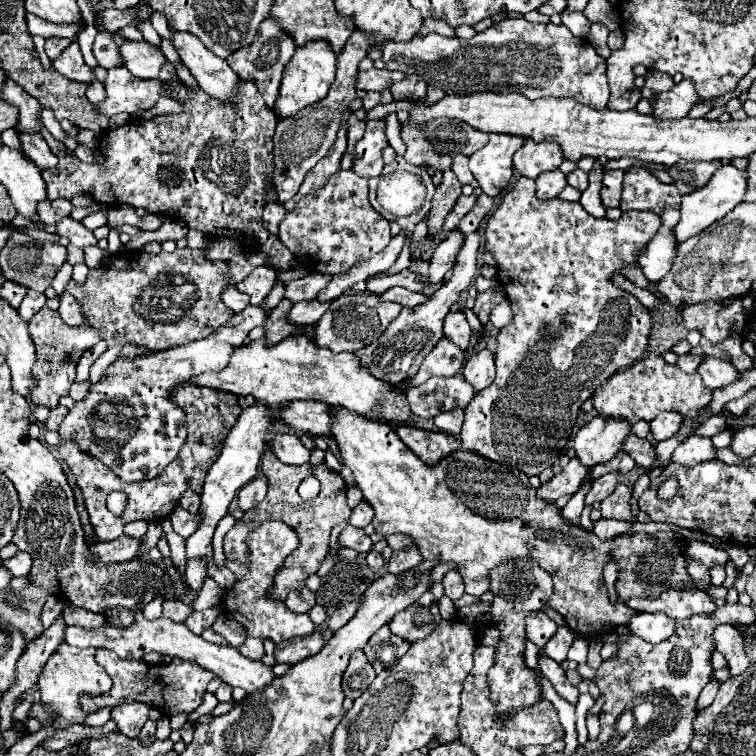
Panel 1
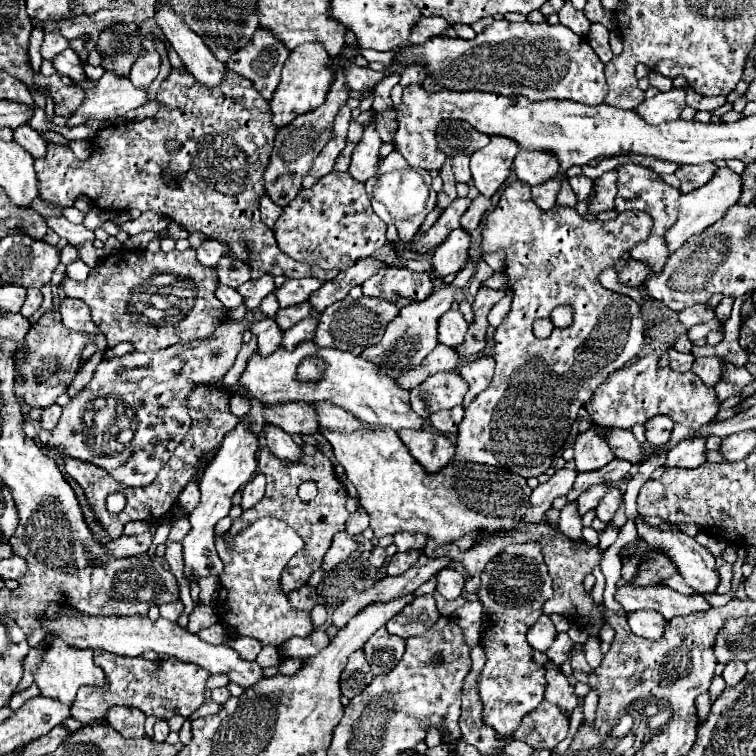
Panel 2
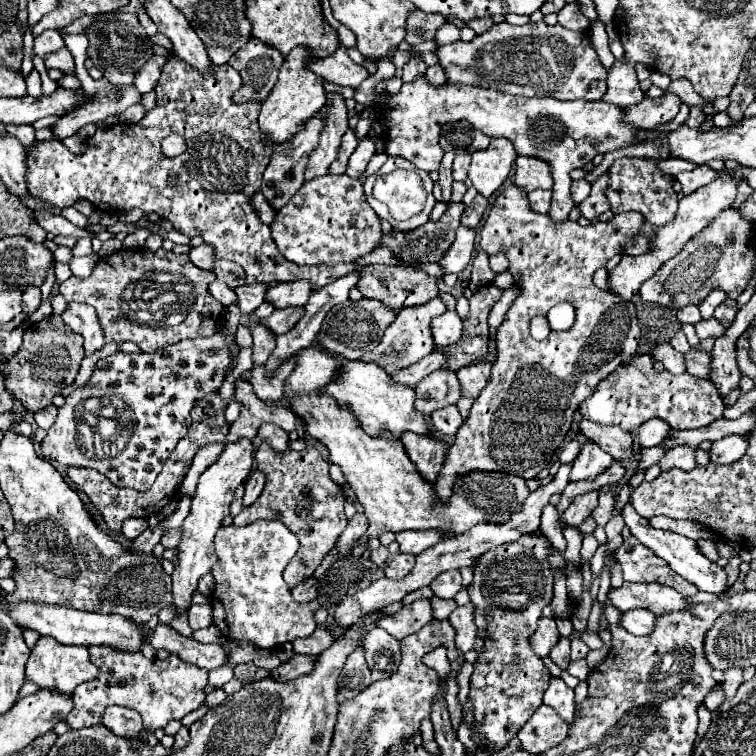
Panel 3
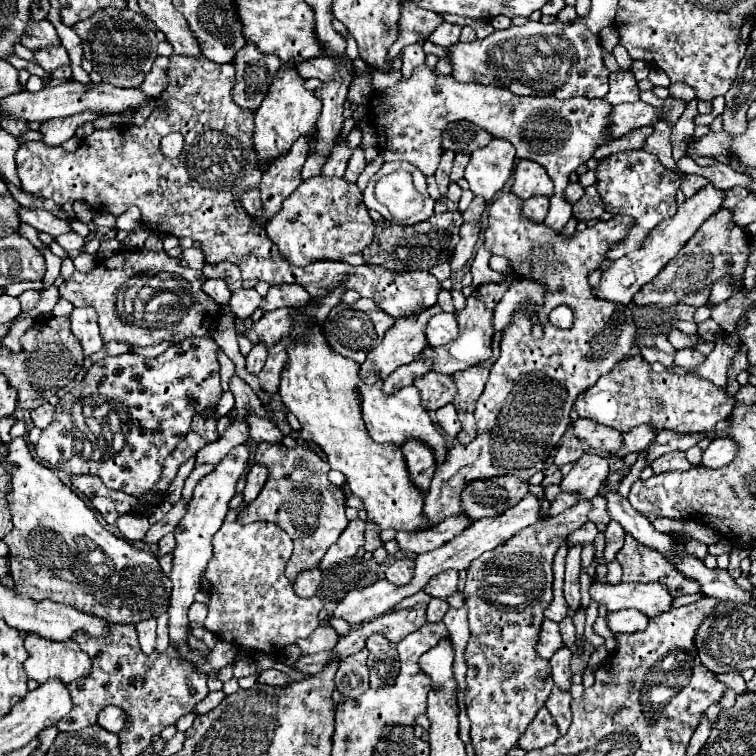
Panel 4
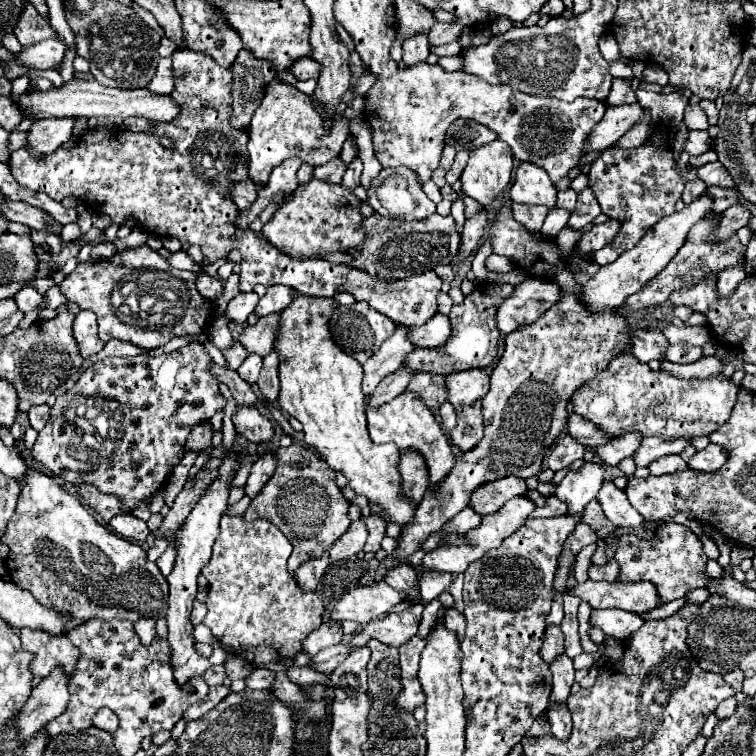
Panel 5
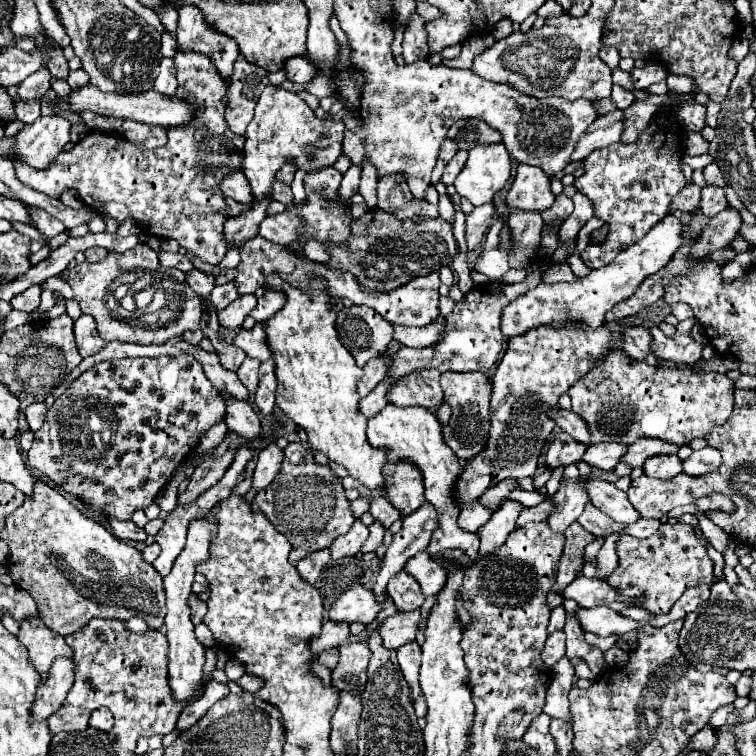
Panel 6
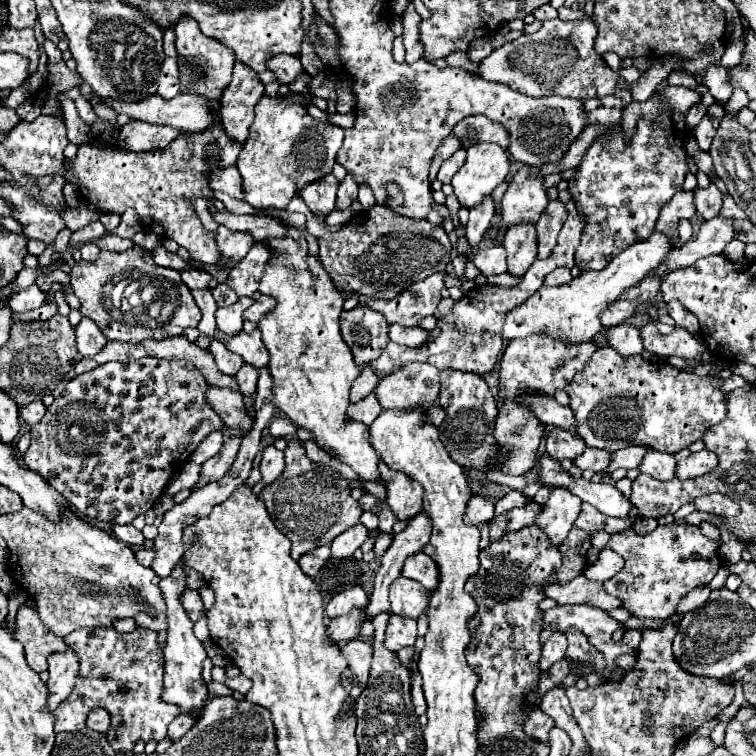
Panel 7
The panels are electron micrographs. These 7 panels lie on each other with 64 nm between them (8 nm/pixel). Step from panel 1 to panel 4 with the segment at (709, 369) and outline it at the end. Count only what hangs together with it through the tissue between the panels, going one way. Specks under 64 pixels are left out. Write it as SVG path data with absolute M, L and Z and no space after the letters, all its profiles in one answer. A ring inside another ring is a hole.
M686 348L686 350L678 350L676 352L676 364L686 368L688 372L696 372L698 366L704 362L704 358L706 356L702 352L694 350L694 348Z

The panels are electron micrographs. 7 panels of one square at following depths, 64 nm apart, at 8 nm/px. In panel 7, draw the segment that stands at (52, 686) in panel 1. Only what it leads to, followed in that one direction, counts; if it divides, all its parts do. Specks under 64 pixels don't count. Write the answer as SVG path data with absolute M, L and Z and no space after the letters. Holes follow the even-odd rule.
M20 606L16 616L14 638L24 644L24 654L34 672L44 672L48 668L48 656L54 652L66 652L68 646L62 638L54 636L36 616L36 610Z

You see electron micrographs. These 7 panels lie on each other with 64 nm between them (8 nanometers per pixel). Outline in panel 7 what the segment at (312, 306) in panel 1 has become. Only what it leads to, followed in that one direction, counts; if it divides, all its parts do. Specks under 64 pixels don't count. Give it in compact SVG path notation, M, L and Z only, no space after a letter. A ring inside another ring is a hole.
M256 328L252 334L248 334L248 332L242 330L240 334L232 336L232 338L226 342L226 348L228 348L230 352L240 354L240 356L244 358L244 362L254 364L256 368L268 364L268 350L264 348L262 334L260 334L258 328Z

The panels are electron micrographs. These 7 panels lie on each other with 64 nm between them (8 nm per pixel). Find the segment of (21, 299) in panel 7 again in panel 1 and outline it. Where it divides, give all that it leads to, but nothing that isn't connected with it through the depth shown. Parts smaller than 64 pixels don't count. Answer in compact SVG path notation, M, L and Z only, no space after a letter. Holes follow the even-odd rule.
M30 290L30 292L24 296L24 300L22 300L18 312L20 312L20 316L28 322L28 320L30 320L30 318L32 318L44 304L46 304L46 296L44 296L42 292L34 292L34 290Z

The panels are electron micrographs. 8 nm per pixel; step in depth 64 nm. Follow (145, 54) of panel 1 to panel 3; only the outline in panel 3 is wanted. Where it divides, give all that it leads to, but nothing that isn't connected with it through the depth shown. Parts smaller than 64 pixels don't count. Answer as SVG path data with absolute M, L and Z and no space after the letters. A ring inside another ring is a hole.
M152 56L134 76L134 86L140 94L146 94L150 92L156 84L158 84L158 78L160 78L160 72L162 72L162 66L166 64L166 58L160 58L160 56Z

